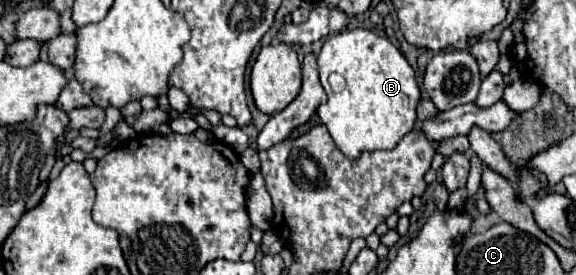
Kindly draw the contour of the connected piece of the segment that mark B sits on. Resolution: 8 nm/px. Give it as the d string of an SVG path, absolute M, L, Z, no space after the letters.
M369 29L339 31L323 43L321 53L317 55L317 65L319 65L321 85L325 87L325 93L329 97L329 101L321 105L317 113L321 121L327 125L335 145L345 157L359 159L363 151L393 149L403 139L403 135L415 127L415 121L417 121L415 111L417 111L417 105L421 103L421 89L415 79L413 67L407 63L401 51L387 37L379 37Z

